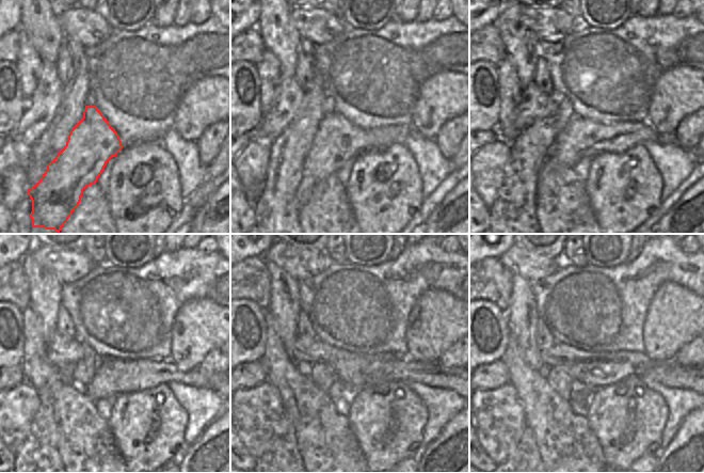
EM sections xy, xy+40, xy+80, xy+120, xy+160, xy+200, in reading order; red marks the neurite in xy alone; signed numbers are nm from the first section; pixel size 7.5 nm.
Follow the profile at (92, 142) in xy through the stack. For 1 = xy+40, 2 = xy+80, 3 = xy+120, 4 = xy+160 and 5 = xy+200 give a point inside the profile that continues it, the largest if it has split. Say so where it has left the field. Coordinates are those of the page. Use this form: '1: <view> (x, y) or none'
1: xy+40 (337, 140)
2: xy+80 (581, 139)
3: xy+120 (113, 377)
4: xy+160 (434, 375)
5: xy+200 (671, 374)

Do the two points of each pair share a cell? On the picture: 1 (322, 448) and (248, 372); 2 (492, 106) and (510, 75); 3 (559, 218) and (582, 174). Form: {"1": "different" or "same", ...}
{"1": "different", "2": "different", "3": "different"}

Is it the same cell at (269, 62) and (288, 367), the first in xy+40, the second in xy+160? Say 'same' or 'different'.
same

